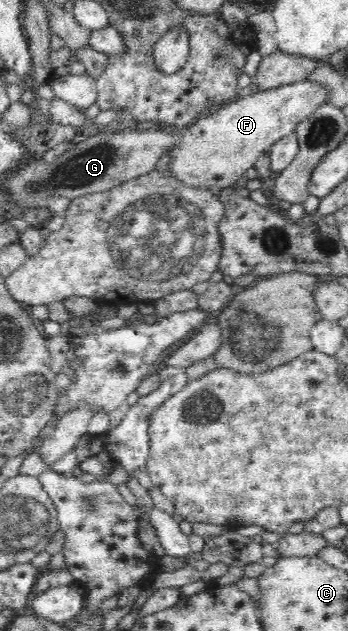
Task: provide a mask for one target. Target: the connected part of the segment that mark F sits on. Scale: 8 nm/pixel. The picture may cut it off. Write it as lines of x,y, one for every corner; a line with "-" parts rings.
315,80
293,82
268,90
247,91
236,102
230,102
207,112
195,120
191,127
184,130
181,141
170,151
171,163
168,169
174,173
175,178
183,181
183,184
213,191
229,188
243,177
250,167
258,164
259,157
264,151
270,150
279,139
295,132
301,121
310,117
311,113
317,111
321,105
327,104
327,101
329,101
327,87

